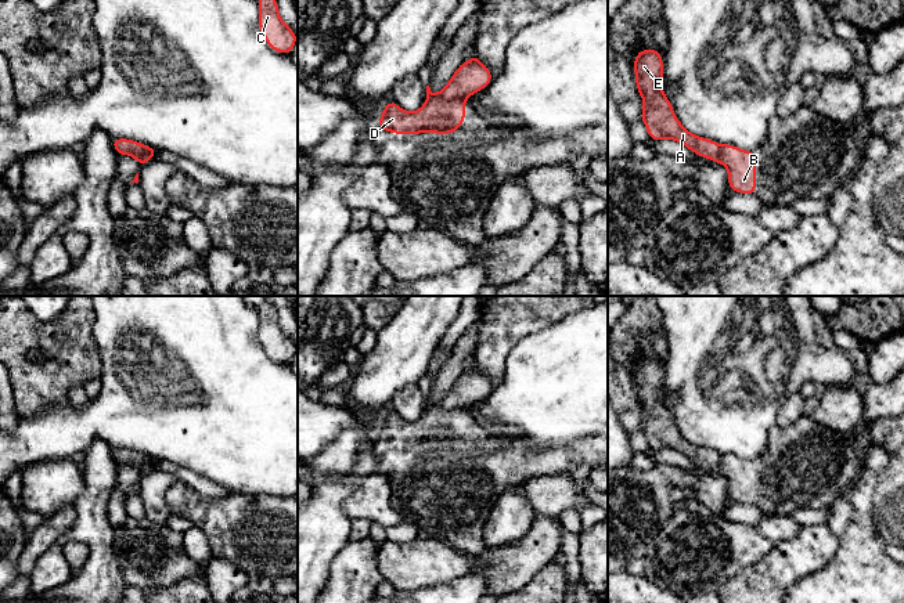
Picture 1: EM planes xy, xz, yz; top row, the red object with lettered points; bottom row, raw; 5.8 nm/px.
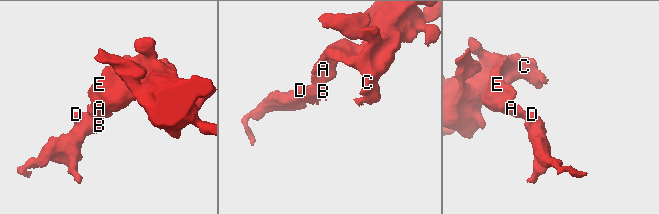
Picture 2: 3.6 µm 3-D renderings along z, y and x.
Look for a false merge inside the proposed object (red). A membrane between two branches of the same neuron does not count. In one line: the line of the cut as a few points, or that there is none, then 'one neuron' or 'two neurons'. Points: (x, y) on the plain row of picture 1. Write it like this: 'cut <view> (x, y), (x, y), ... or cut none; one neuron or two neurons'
cut xy (118, 464), (148, 459), (152, 466); two neurons

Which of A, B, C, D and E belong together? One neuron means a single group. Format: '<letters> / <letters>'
A C E / B D

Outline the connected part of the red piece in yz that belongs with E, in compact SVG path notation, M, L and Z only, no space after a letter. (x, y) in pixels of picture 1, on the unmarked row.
M645 358L634 368L638 405L644 409L641 432L653 451L670 448L712 472L720 470L721 455L689 443L676 427L673 415L663 404L663 369L656 358Z

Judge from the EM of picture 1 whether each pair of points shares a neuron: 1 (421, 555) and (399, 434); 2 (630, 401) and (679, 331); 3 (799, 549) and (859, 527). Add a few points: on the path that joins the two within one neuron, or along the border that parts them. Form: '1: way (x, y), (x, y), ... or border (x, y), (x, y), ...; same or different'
1: border (420, 535), (442, 540), (452, 545); different
2: border (661, 317), (666, 338), (666, 357), (662, 363); different
3: border (839, 538), (835, 555), (823, 566); different

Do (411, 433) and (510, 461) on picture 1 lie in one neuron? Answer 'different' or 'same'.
same

